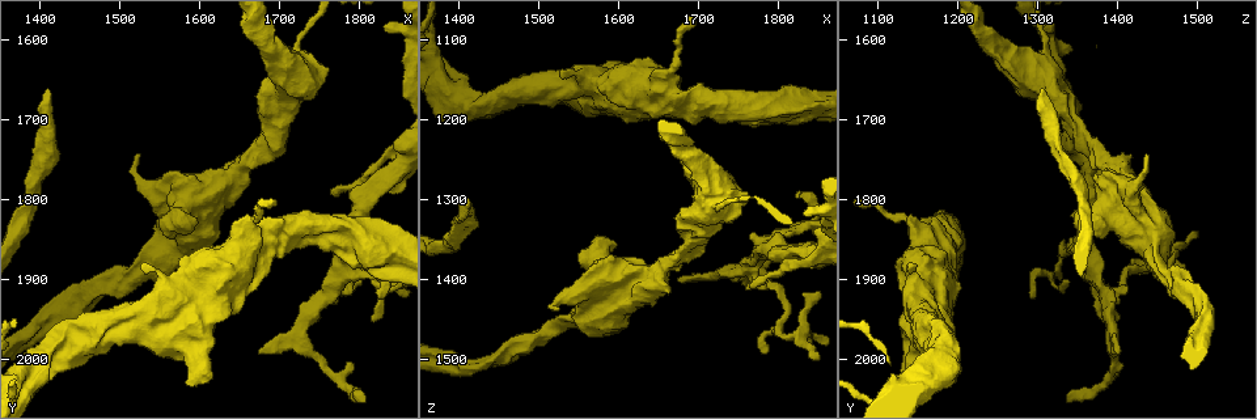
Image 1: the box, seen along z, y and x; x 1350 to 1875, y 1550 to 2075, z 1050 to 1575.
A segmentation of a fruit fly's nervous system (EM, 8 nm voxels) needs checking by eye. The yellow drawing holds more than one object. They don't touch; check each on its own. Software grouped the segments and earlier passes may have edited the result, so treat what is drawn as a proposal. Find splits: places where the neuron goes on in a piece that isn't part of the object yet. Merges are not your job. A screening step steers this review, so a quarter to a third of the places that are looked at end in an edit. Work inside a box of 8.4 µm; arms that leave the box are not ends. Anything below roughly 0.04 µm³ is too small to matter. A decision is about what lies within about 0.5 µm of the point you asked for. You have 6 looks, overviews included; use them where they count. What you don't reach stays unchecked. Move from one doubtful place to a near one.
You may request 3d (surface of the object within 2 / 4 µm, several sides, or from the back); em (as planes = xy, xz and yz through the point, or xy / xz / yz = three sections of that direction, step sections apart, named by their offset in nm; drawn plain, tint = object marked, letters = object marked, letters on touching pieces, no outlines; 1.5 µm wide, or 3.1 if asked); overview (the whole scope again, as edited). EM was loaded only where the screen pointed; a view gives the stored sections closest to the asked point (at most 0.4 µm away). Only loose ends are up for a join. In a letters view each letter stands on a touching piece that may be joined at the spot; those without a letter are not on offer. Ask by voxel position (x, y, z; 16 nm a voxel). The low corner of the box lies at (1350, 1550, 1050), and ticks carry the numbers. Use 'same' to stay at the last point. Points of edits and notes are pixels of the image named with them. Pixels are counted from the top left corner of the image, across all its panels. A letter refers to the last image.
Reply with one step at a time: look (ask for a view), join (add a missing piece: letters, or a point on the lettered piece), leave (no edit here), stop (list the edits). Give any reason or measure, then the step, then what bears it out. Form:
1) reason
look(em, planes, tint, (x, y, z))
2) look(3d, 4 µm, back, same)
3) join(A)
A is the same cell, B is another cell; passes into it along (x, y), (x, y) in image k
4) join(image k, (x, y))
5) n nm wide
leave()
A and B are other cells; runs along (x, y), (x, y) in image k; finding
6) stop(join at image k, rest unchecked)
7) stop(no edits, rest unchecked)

end of a long branch
look(em, planes, letters, (1410, 1660, 1305))

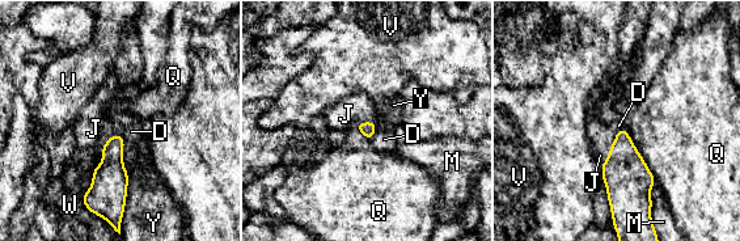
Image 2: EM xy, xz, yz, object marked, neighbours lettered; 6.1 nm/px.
join(J)
J is the same cell, D, M, Q, V, W and Y are other cells; passes into it along (109, 185), (102, 148), (93, 129) in image 2; the neuron continues

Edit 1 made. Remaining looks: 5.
an open end
look(em, xz, step 8, letters, (1525, 1740, 1440))

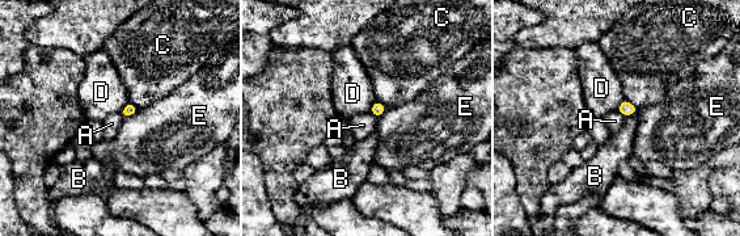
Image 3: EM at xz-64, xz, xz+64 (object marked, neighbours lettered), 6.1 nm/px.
leave()
A, B, C, D and E are other cells; border along (138, 109), (125, 118) in image 3; none of them fits

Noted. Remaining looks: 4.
branch stops here
look(3d, 2 µm, back, (1675, 1990, 1400))

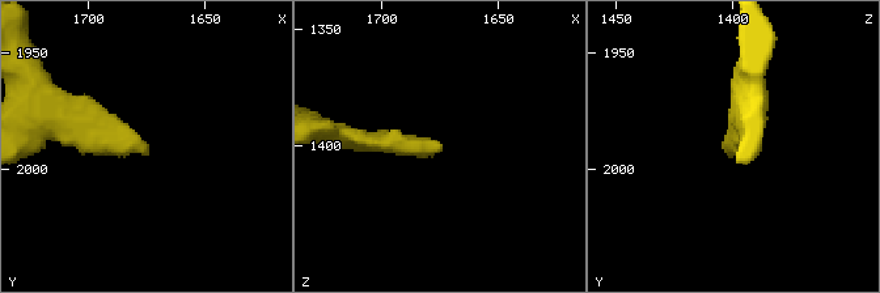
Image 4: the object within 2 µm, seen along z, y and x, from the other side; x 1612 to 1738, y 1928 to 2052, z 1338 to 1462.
look(em, planes, letters, (1676, 1993, 1403))

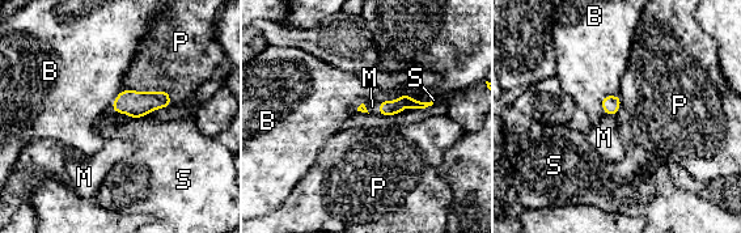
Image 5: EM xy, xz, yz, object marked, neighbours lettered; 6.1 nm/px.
P touches over 320 nm
join(M)
M is the same cell, B, P and S are other cells; passes into it along (386, 107), (380, 107), (372, 106) in image 5; it goes on there

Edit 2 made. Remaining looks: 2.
stop(join at image 2, join at image 5, rest unchecked)

